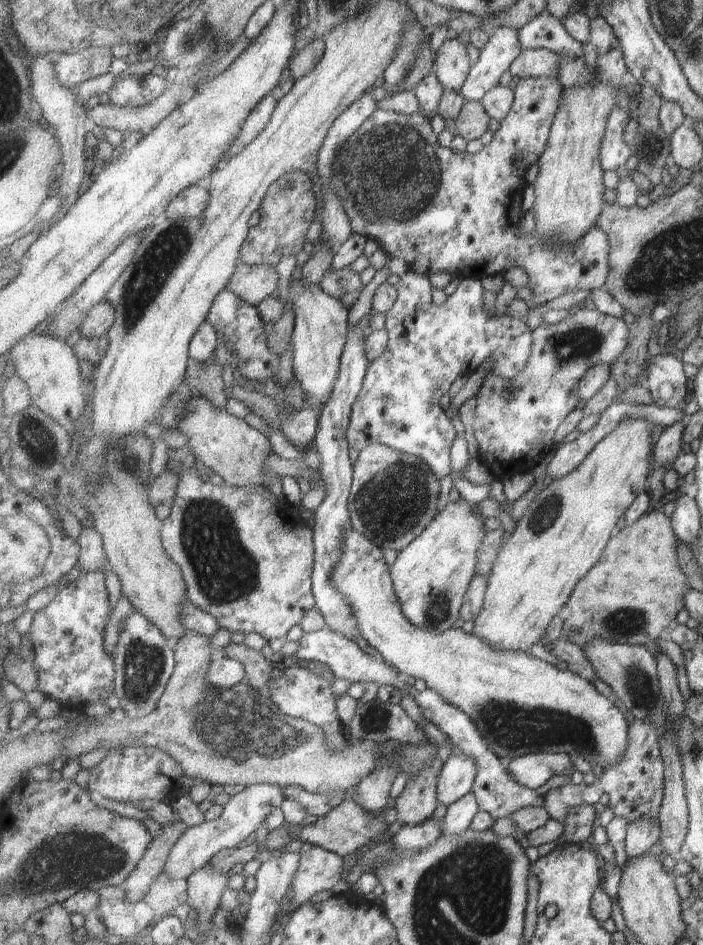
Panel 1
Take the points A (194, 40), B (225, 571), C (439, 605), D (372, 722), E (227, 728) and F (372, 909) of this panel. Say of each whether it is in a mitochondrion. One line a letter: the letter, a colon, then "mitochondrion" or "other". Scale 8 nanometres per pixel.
A: mitochondrion
B: mitochondrion
C: mitochondrion
D: mitochondrion
E: mitochondrion
F: other

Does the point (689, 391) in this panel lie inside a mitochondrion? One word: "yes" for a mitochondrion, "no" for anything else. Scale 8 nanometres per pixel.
no

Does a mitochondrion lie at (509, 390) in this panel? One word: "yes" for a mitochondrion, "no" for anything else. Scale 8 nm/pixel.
no

